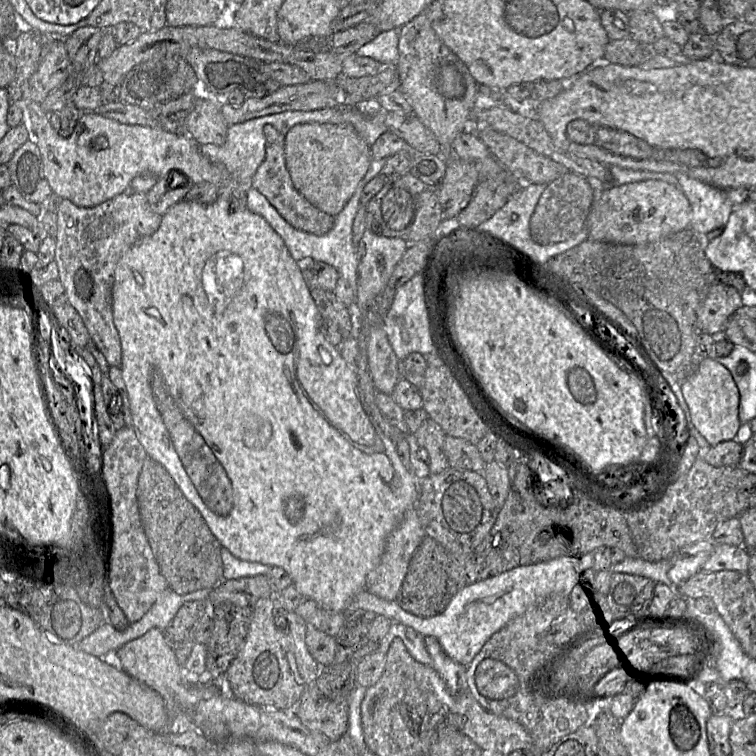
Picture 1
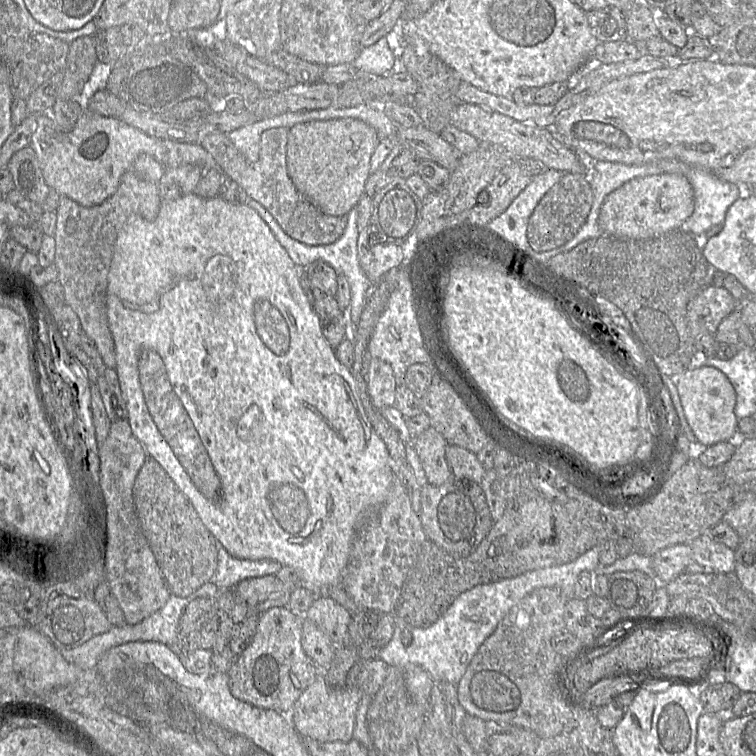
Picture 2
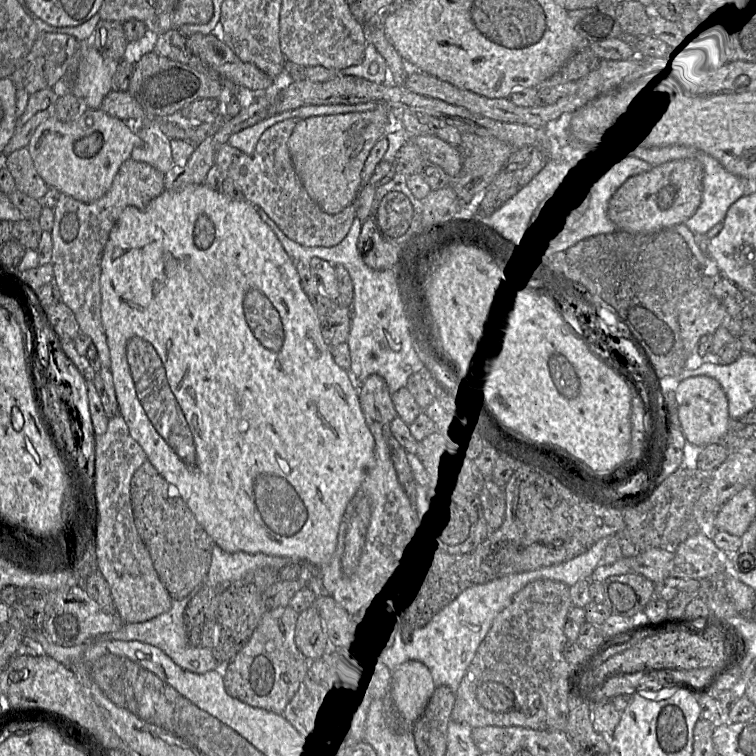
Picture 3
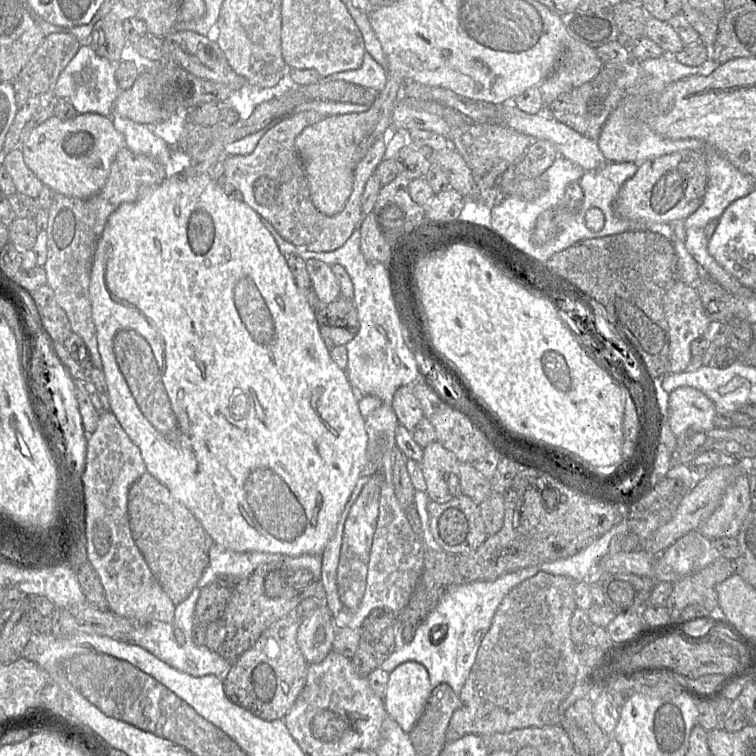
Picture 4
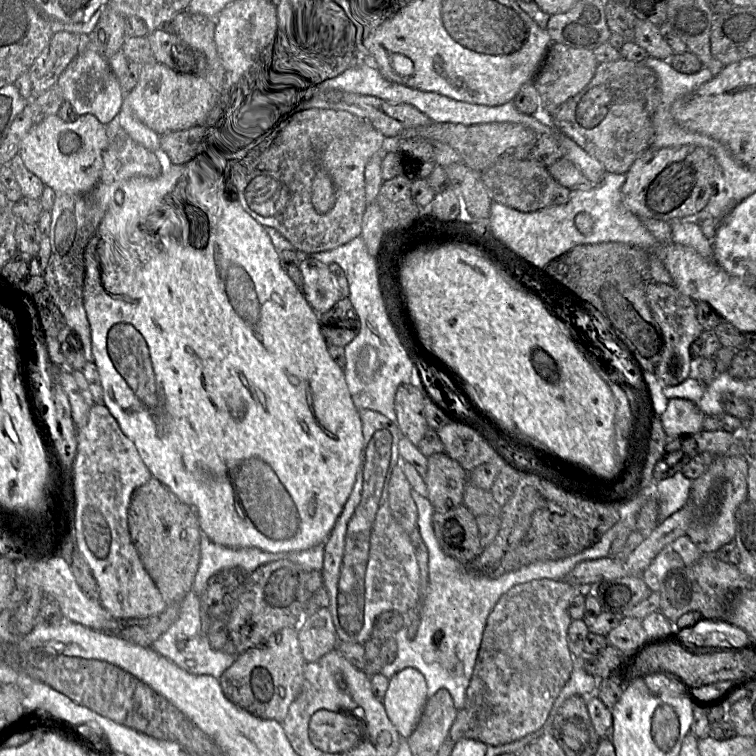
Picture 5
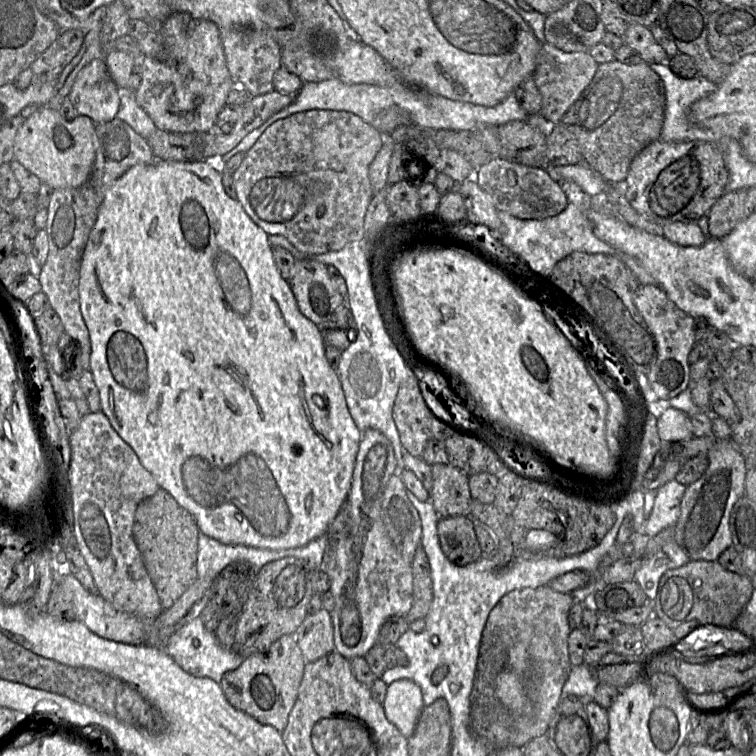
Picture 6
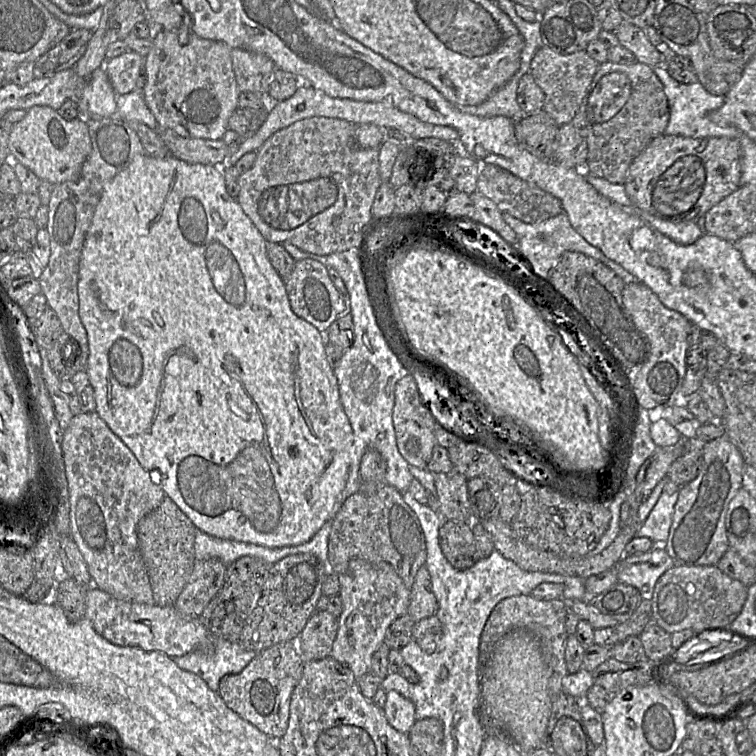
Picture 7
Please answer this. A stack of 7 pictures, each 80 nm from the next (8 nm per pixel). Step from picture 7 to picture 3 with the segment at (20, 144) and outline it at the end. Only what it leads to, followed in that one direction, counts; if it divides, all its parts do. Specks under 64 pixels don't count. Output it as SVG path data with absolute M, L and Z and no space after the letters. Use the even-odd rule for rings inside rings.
M84 108L82 113L70 122L62 122L54 115L43 121L33 133L27 149L34 166L49 188L57 189L83 203L91 203L110 189L120 166L131 158L131 152L142 141L131 123L110 116L101 109Z

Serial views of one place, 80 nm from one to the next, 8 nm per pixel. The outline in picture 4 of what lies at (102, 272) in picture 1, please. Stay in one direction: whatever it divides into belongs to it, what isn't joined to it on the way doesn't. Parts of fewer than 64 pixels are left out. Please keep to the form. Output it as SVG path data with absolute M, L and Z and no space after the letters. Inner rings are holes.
M123 147L111 164L105 185L97 194L87 199L56 194L48 209L47 261L43 266L47 285L54 291L57 305L65 311L71 331L84 341L92 365L97 369L103 367L89 297L90 274L97 244L109 216L121 204L136 201L141 187L159 185L165 178L166 168L159 161Z

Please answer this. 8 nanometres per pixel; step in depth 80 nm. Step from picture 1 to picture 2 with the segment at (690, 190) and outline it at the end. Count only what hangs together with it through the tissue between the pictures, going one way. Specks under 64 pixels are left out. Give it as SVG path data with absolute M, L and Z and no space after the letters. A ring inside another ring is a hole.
M663 159L652 163L656 163L664 173L677 173L685 176L691 183L695 196L695 209L681 228L695 236L705 234L710 228L723 224L728 208L739 198L736 184L724 181L703 168L691 166L677 159Z

